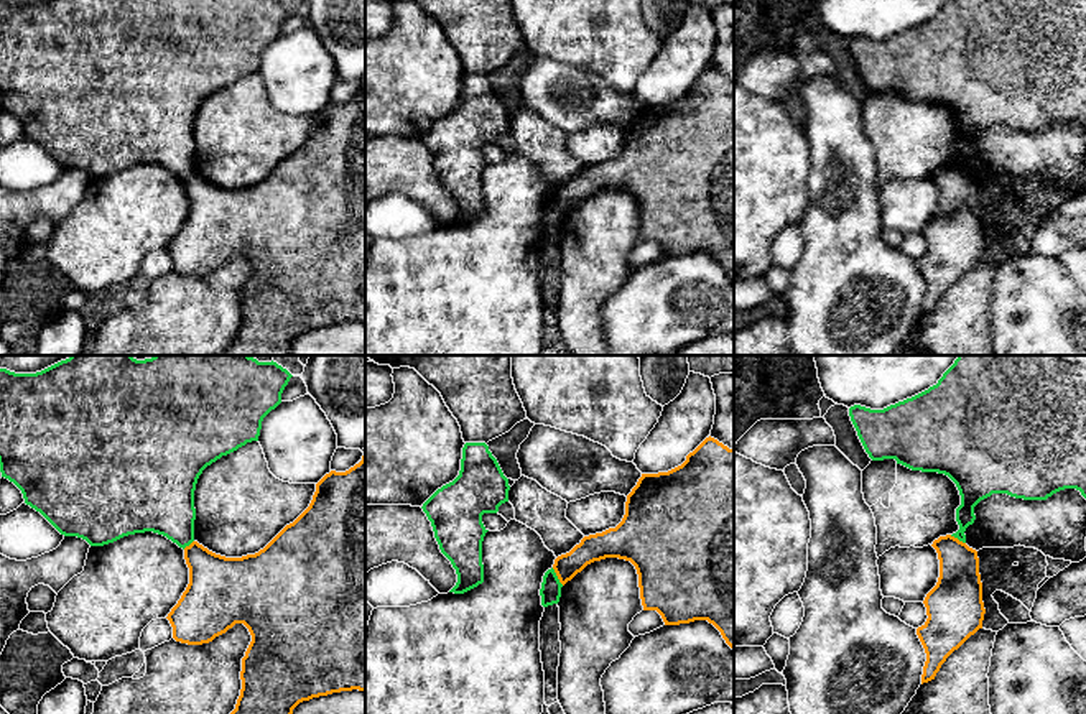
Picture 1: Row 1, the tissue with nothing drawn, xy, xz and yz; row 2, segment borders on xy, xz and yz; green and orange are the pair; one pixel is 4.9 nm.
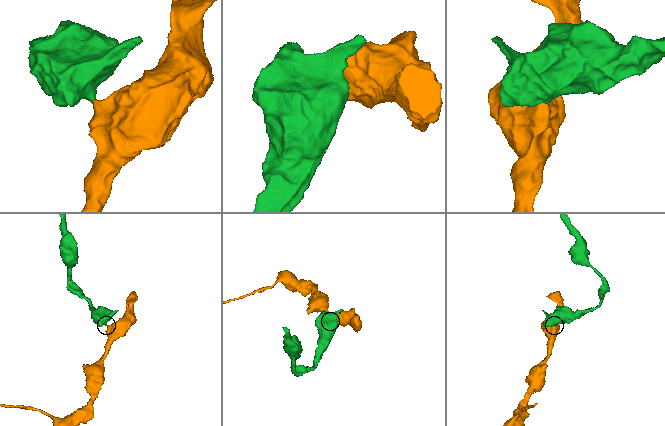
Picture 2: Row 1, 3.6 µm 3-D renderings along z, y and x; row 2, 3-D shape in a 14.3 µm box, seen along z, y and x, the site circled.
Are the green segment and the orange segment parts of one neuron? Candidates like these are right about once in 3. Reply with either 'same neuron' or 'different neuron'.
different neuron

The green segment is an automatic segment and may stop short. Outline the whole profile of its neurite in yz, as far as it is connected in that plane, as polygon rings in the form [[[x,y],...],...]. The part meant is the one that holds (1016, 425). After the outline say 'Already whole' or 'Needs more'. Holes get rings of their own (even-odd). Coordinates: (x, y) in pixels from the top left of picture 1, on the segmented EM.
[[[958,355],[936,385],[928,390],[890,405],[884,410],[870,410],[861,405],[849,408],[851,421],[872,461],[895,459],[912,471],[938,472],[948,475],[958,487],[961,505],[956,508],[959,530],[951,536],[966,543],[966,528],[974,523],[974,507],[992,494],[1007,494],[1023,500],[1047,500],[1065,489],[1076,489],[1086,498],[1086,355]]]. Already whole

